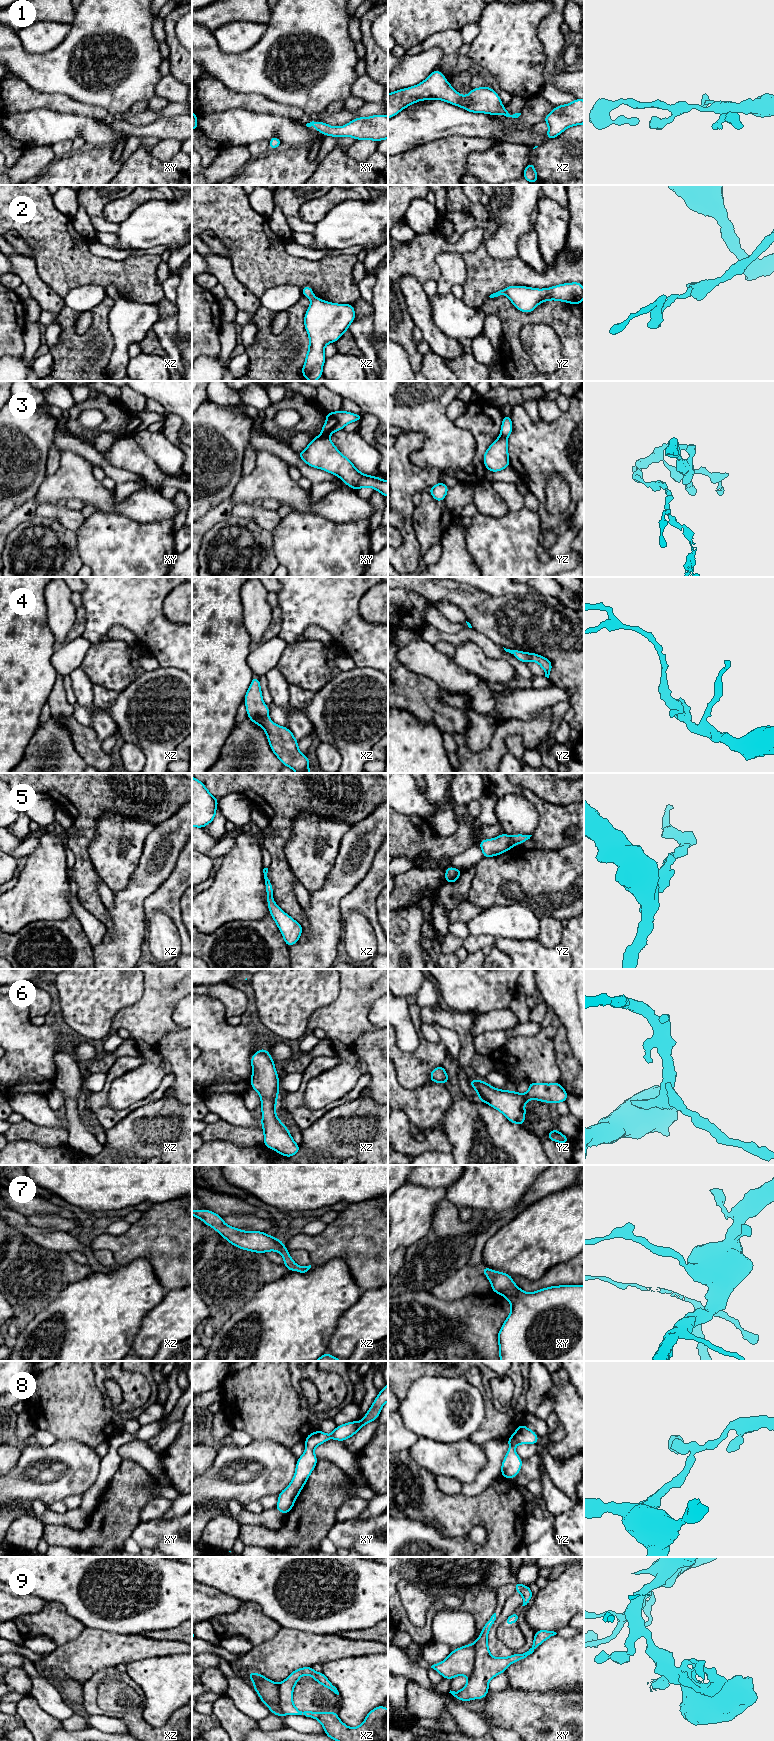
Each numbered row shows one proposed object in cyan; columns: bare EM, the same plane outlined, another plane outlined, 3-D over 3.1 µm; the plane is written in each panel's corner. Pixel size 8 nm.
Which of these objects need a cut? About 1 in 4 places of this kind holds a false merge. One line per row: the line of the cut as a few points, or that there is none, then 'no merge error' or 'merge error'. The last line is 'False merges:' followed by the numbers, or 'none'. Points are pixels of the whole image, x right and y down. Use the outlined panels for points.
1: no cut | no merge error
2: no cut | no merge error
3: xy (320, 434), (328, 436) | merge error
4: no cut | no merge error
5: no cut | no merge error
6: no cut | no merge error
7: no cut | no merge error
8: no cut | no merge error
9: xy (473, 1644), (474, 1666), (468, 1677) | merge error
False merges: 3, 9

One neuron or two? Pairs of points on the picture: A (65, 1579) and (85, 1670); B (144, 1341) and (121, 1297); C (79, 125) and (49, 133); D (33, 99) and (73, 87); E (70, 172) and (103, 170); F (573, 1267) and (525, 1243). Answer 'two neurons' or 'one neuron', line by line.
A: two neurons
B: two neurons
C: one neuron
D: two neurons
E: one neuron
F: two neurons

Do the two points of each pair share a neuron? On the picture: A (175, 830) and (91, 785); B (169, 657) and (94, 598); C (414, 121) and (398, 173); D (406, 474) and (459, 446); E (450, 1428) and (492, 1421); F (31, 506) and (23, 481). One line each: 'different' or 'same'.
A: different
B: same
C: different
D: different
E: different
F: different

